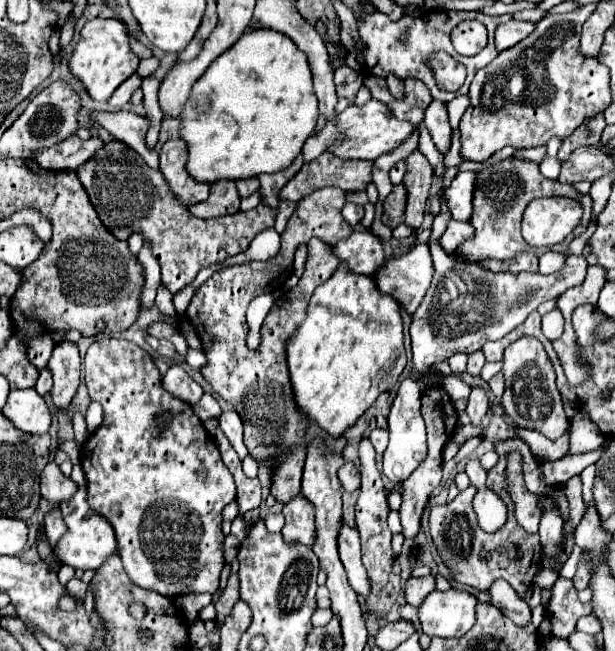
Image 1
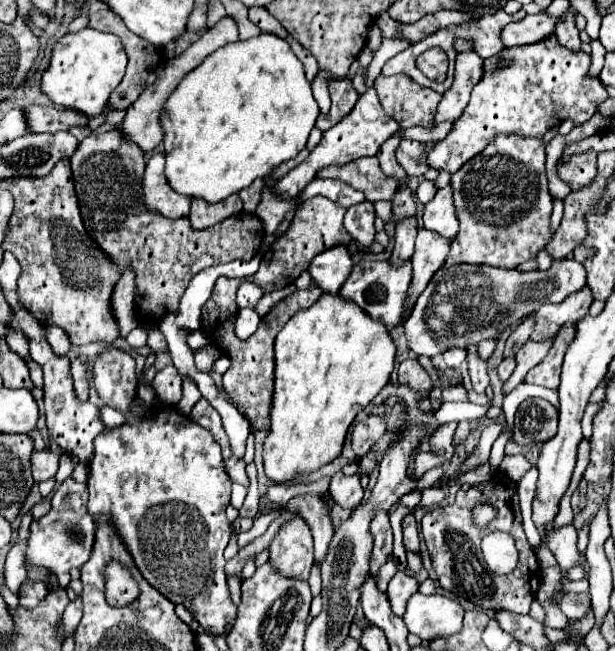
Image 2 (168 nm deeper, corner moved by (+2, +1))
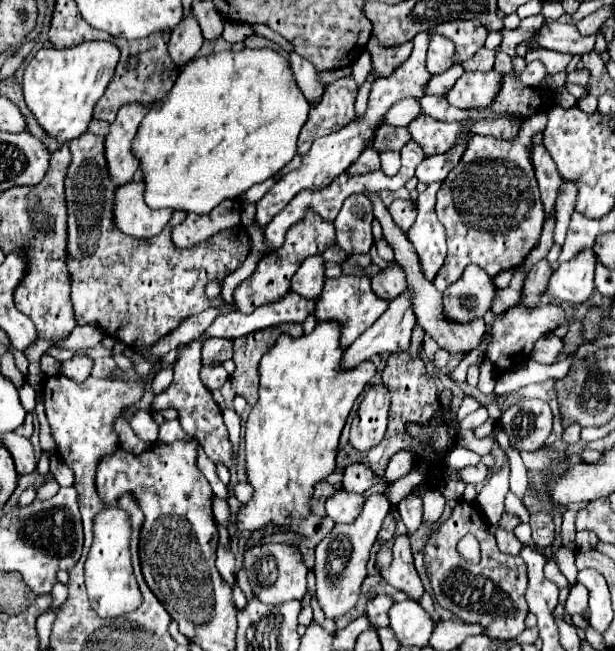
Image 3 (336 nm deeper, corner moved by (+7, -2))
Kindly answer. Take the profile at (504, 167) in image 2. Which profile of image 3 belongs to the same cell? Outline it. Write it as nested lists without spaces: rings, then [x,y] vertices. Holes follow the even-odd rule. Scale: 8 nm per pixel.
[[[540,111],[524,119],[516,141],[500,141],[496,137],[474,135],[472,141],[468,141],[466,151],[460,157],[460,163],[442,181],[442,187],[436,193],[436,215],[446,229],[448,255],[434,281],[434,287],[440,293],[444,293],[448,285],[458,281],[464,269],[472,263],[482,267],[490,277],[496,277],[500,271],[510,271],[520,267],[526,255],[538,245],[544,223],[544,209],[540,209],[540,193],[532,163],[528,161],[528,149],[532,147],[532,135],[544,131],[544,125],[546,125],[546,113]]]

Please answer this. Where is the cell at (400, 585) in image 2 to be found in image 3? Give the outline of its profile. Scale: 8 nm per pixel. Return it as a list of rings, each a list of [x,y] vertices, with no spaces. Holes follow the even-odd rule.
[[[374,595],[366,603],[366,617],[370,621],[370,629],[388,627],[388,609],[392,607],[392,601],[388,595]]]

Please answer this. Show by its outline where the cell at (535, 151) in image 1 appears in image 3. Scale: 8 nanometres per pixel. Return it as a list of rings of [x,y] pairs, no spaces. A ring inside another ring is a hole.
[[[564,181],[564,197],[556,201],[556,227],[554,227],[554,243],[562,245],[566,239],[566,229],[570,223],[570,215],[576,203],[576,185],[572,181]]]

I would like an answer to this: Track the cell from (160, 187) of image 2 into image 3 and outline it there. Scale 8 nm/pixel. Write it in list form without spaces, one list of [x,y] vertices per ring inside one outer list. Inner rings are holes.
[[[130,181],[128,185],[116,189],[112,205],[112,221],[118,231],[136,239],[156,237],[168,223],[172,213],[168,209],[148,209],[144,205],[144,183]]]

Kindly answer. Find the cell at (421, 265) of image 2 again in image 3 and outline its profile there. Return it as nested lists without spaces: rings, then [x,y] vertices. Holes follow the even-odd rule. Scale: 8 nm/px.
[[[406,291],[388,305],[384,315],[376,321],[376,325],[372,325],[372,329],[368,329],[368,333],[364,333],[364,337],[358,337],[348,349],[344,349],[340,359],[340,371],[350,371],[378,353],[408,349],[414,325],[416,317],[412,313],[412,301],[408,301]]]

